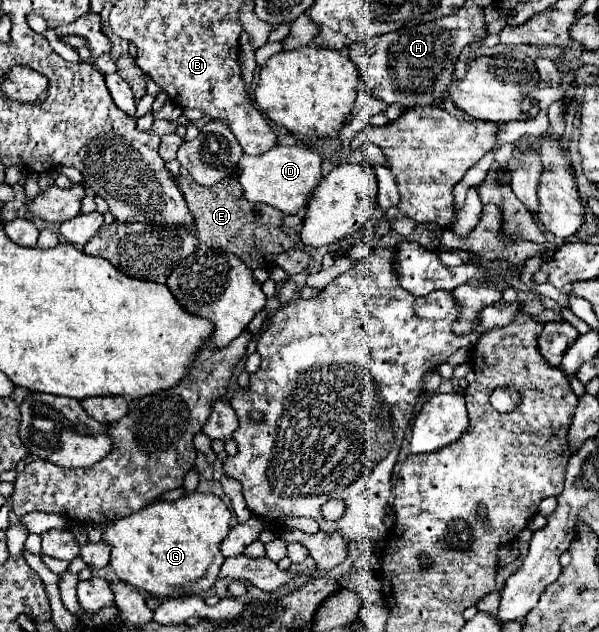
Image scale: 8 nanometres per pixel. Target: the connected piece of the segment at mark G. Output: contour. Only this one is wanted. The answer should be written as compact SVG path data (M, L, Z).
M193 492L175 502L161 500L161 502L149 504L131 516L103 524L101 540L111 546L109 566L113 568L119 580L139 590L147 590L157 598L201 594L213 586L213 582L217 580L219 568L225 560L219 552L219 544L229 532L229 520L231 520L231 512L219 496L209 492Z

